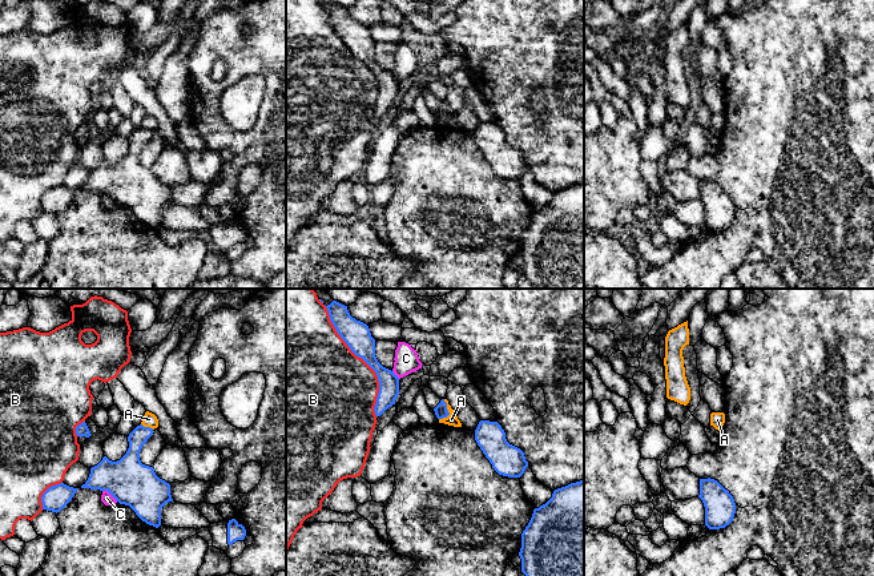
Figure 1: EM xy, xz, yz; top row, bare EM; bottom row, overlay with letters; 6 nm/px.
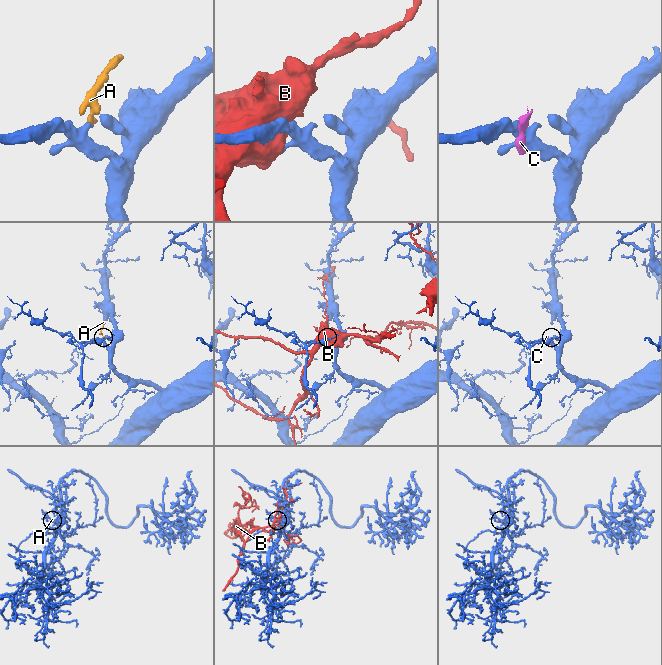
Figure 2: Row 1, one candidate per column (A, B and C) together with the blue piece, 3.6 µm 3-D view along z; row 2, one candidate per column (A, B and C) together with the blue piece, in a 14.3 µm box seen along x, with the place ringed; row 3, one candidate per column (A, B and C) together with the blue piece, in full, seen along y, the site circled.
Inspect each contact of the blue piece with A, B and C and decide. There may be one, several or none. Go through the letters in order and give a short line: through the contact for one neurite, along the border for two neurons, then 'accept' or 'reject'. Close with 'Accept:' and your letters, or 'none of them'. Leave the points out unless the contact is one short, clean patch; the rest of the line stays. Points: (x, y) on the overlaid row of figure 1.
A: line xz (443, 399), (448, 414), (439, 419); reject
B: reject
C: reject
Accept: none of them

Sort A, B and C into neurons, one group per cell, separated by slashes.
A C / B

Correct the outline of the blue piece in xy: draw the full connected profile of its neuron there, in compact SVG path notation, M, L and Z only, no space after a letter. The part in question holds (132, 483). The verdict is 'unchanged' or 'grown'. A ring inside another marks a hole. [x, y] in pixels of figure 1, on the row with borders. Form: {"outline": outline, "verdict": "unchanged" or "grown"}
{"outline": "M137 426L128 436L126 454L117 462L104 456L90 468L81 488L108 491L120 504L129 505L142 521L158 528L161 508L173 499L170 484L140 460L140 451L152 435L153 428Z", "verdict": "unchanged"}

